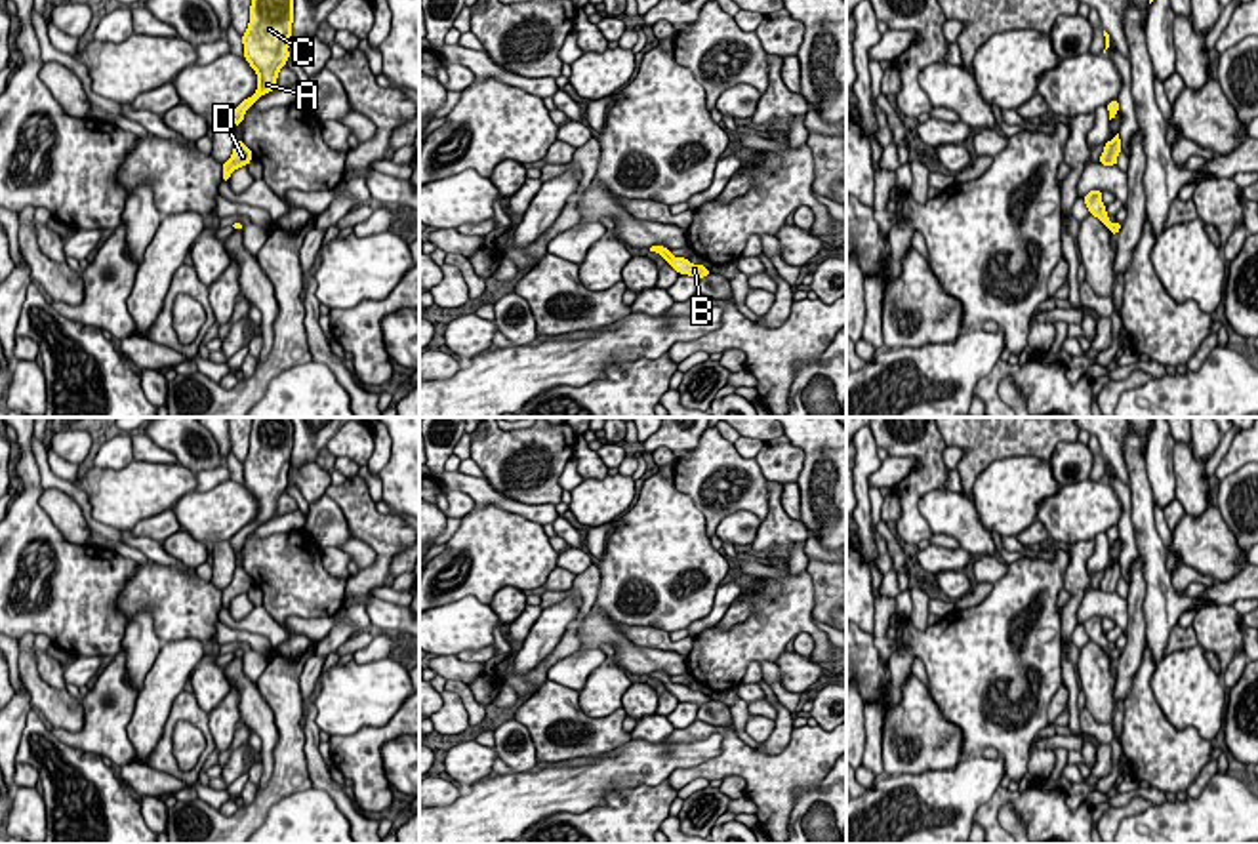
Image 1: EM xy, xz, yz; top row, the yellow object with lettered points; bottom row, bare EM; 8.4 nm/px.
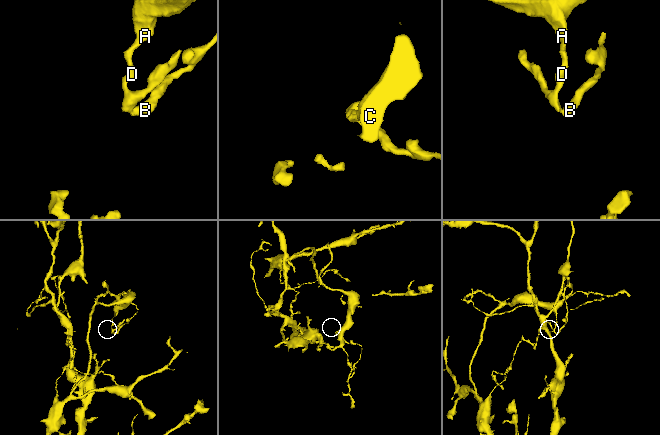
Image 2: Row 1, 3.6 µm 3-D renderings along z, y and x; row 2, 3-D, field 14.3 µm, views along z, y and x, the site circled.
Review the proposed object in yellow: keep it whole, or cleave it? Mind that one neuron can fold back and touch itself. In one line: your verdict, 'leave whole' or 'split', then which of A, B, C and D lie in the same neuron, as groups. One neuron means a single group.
leave whole; groups A B C D

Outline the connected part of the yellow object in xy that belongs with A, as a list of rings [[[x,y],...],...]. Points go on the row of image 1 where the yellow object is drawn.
[[[252,0],[248,30],[242,36],[244,59],[257,74],[257,90],[229,116],[242,124],[246,111],[276,86],[278,70],[290,57],[288,46],[294,23],[294,0]]]

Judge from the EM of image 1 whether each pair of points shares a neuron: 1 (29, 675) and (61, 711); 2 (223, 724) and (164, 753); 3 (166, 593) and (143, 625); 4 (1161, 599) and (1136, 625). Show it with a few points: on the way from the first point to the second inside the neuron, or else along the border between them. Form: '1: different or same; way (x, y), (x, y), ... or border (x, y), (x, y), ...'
1: same; way (35, 684), (52, 702)
2: different; border (208, 715), (208, 730), (216, 749)
3: different; border (128, 620), (147, 610), (153, 631), (162, 641)
4: different; border (1142, 572), (1146, 643)

